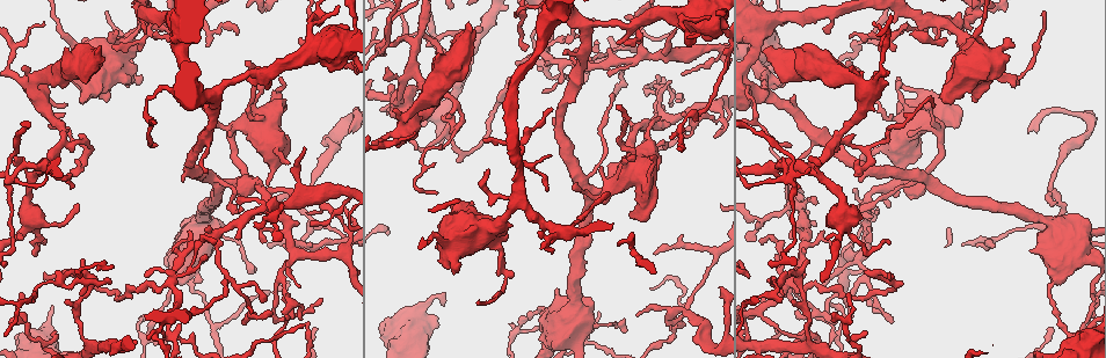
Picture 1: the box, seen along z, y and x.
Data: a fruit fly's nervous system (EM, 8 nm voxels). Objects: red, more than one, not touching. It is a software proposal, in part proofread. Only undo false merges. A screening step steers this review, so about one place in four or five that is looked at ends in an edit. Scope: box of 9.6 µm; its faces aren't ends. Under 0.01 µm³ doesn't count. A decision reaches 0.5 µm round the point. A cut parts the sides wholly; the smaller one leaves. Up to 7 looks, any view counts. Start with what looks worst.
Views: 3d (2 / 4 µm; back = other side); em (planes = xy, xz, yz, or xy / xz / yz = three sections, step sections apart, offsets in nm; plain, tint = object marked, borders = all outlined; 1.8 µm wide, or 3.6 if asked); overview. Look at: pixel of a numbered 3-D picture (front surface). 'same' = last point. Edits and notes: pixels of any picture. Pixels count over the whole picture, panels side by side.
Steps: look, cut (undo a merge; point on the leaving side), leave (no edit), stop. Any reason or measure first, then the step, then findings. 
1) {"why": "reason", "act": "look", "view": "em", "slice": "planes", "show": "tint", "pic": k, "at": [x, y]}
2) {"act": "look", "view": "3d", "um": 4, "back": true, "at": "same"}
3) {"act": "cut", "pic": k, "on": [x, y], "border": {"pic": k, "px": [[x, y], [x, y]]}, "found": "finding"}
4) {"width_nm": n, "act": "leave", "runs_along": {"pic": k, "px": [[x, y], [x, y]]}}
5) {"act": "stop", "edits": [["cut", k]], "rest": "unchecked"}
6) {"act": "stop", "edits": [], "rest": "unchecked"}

{"why": "abrupt turn", "act": "look", "view": "3d", "um": 2, "pic": 1, "at": [791, 281]}

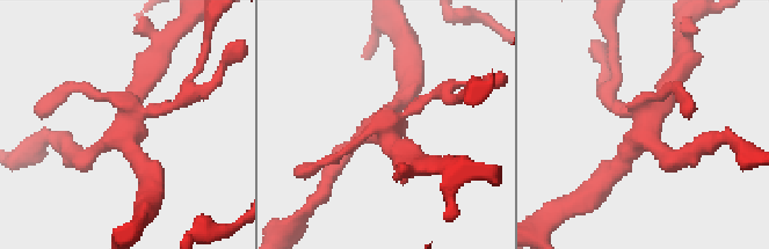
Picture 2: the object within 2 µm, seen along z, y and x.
{"why": "need the tissue", "act": "look", "view": "em", "slice": "planes", "show": "borders", "pic": 2, "at": [648, 128]}

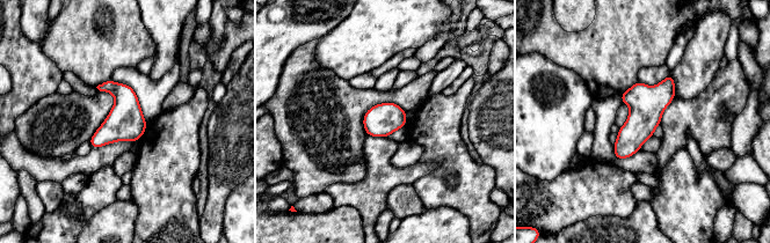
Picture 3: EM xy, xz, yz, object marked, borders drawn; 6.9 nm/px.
{"width_nm": 220, "act": "leave", "runs_along": {"pic": 3, "px": [[669, 79], [618, 155]]}, "found": "continuous, no second neuron"}

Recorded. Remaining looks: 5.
{"why": "branch point", "act": "look", "view": "em", "slice": "planes", "show": "tint", "pic": 1, "at": [259, 72]}

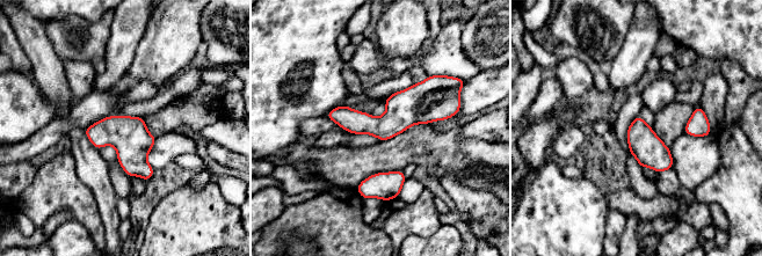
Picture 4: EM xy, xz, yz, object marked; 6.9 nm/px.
{"width_nm": 200, "act": "leave", "found": "continuous, no second neuron"}

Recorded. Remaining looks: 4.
{"act": "look", "view": "3d", "um": 4, "pic": 1, "at": [837, 143]}

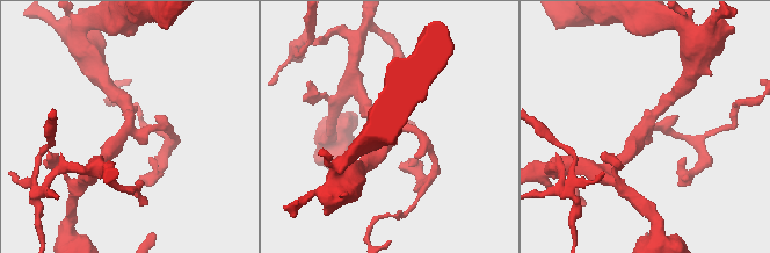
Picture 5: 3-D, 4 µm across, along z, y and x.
{"arms": 3, "why": "shape alone is not enough", "act": "look", "view": "em", "slice": "xy", "step": 8, "show": "tint", "pic": 5, "at": [647, 126]}

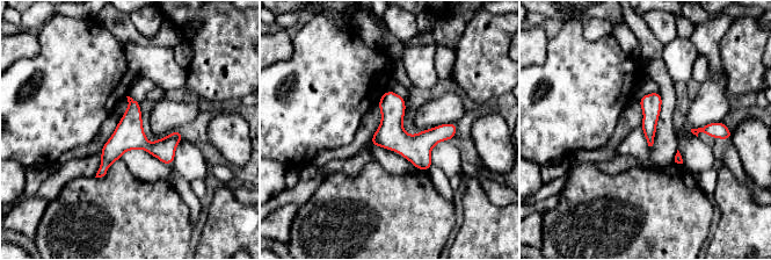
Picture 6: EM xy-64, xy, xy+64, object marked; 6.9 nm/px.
{"act": "leave", "runs_along": {"pic": 6, "px": [[179, 136], [124, 143], [100, 173]]}, "found": "one neuron here"}

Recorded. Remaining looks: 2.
{"act": "stop", "edits": [], "rest": "unchecked"}

